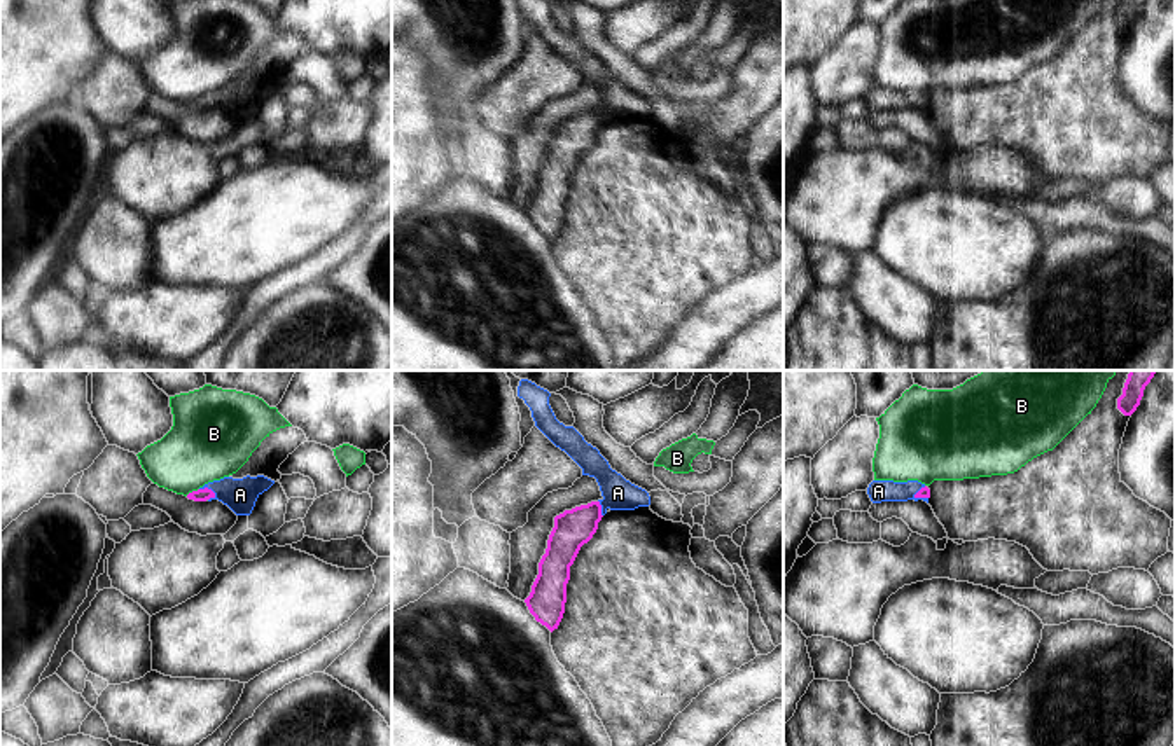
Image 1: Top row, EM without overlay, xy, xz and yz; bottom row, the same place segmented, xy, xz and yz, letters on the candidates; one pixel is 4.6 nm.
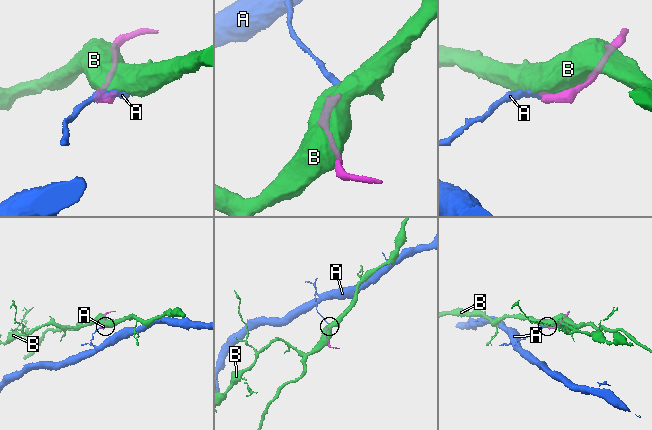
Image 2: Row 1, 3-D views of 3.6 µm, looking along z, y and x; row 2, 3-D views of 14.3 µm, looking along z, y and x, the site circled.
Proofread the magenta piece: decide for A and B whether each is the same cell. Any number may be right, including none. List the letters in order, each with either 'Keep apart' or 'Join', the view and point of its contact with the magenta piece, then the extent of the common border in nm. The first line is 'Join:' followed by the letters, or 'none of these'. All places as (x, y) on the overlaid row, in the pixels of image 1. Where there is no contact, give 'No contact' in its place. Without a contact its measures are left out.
Join: A
A: Join. Touches magenta at xy (207, 488). Shared border 90 nm
B: Keep apart. Touches magenta at xy (193, 491). Shared border 70 nm

